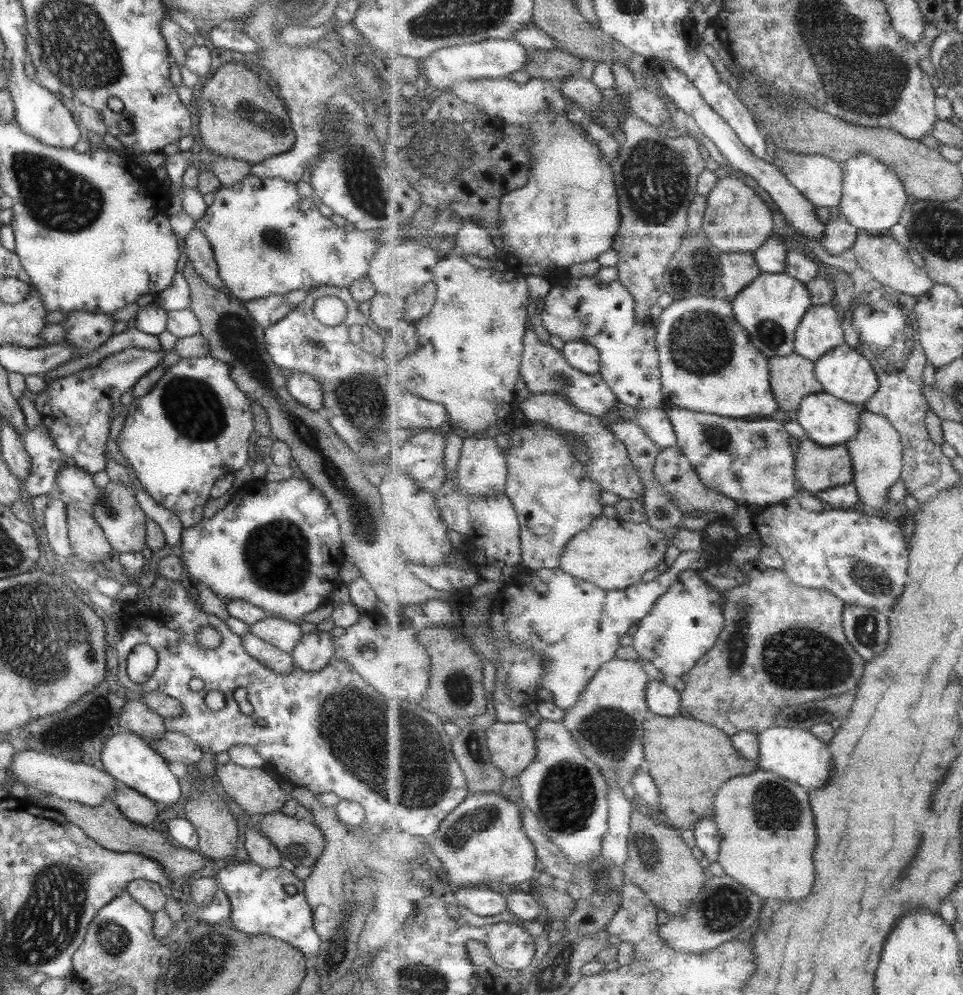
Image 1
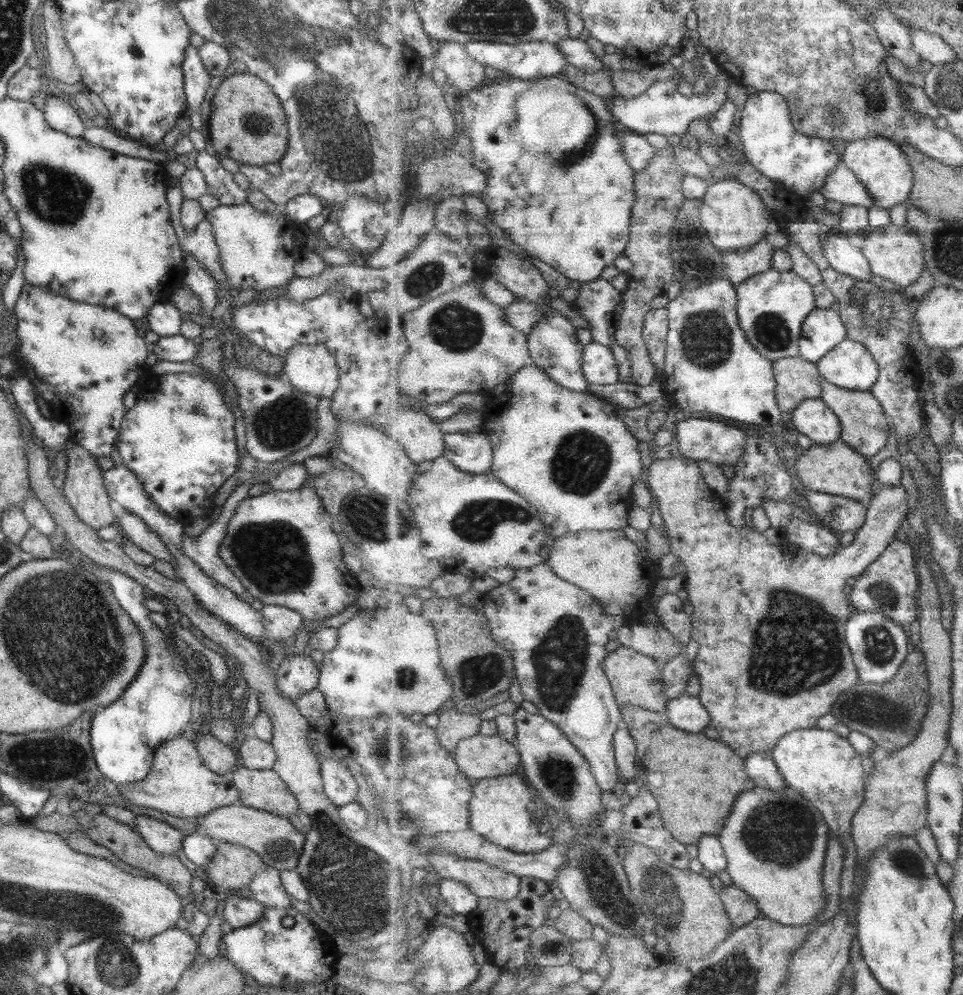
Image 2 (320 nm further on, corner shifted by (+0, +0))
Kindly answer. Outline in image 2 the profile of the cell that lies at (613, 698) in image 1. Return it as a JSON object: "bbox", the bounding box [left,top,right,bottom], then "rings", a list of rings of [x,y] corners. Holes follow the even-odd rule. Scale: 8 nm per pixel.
{"bbox":[604,646,668,713],"rings":[[[622,646],[606,657],[604,670],[621,708],[623,705],[637,705],[653,712],[666,713],[668,698],[664,692],[662,665],[659,662],[635,652],[633,648]]]}

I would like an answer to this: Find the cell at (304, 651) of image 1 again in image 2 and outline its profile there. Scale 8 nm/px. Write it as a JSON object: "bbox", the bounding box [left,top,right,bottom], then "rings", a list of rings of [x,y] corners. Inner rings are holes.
{"bbox":[274,654,318,702],"rings":[[[293,654],[283,659],[274,676],[280,695],[294,702],[317,687],[318,668],[309,656]]]}

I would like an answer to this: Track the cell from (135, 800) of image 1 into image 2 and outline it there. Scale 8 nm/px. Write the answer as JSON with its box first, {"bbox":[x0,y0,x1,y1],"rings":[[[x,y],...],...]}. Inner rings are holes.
{"bbox":[135,816,183,855],"rings":[[[135,816],[137,834],[146,845],[159,854],[180,855],[183,833],[176,828],[147,816]]]}

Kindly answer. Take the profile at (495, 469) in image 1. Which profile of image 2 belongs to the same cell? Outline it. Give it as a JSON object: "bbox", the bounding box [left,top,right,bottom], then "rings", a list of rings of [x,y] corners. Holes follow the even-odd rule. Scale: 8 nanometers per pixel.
{"bbox":[444,432,494,473],"rings":[[[452,432],[445,434],[444,458],[463,472],[489,473],[494,466],[494,444],[483,433]]]}

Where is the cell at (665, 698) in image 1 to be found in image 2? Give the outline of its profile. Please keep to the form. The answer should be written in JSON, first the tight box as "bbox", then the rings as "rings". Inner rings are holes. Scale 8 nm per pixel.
{"bbox":[666,693,711,733],"rings":[[[686,693],[675,699],[668,699],[666,714],[671,724],[687,733],[703,733],[711,722],[711,716],[699,696],[693,698]]]}

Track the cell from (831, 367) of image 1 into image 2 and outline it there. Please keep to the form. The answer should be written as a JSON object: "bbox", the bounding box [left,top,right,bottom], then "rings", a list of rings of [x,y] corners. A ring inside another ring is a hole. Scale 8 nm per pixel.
{"bbox":[817,339,880,391],"rings":[[[845,339],[817,365],[825,380],[854,391],[871,391],[880,377],[878,361],[856,340]]]}

